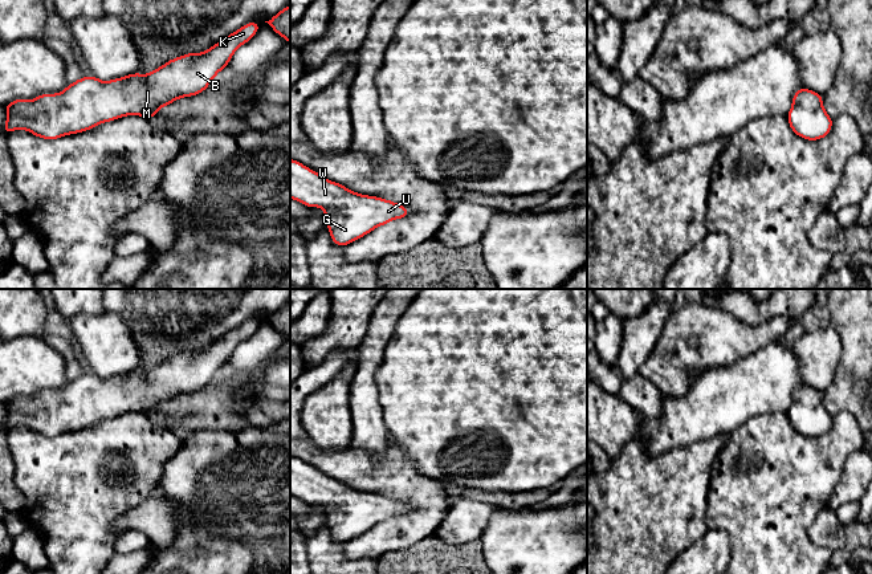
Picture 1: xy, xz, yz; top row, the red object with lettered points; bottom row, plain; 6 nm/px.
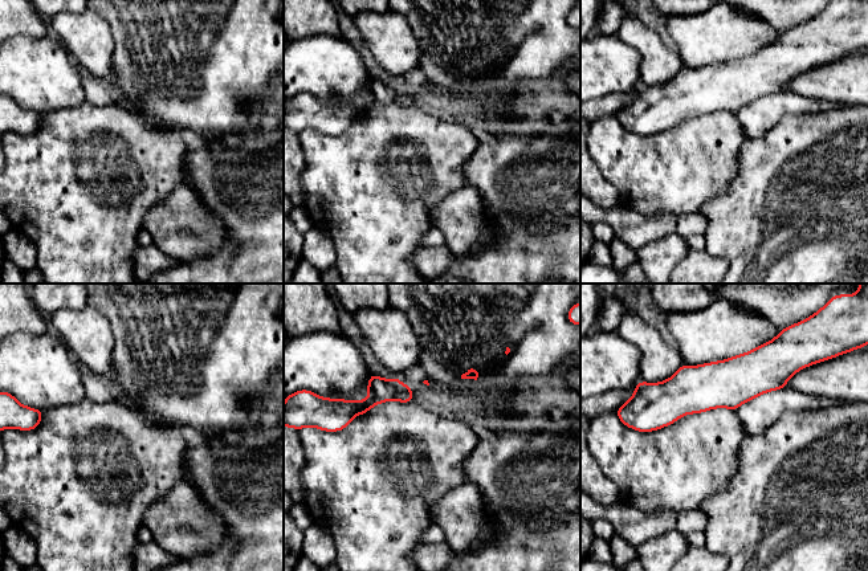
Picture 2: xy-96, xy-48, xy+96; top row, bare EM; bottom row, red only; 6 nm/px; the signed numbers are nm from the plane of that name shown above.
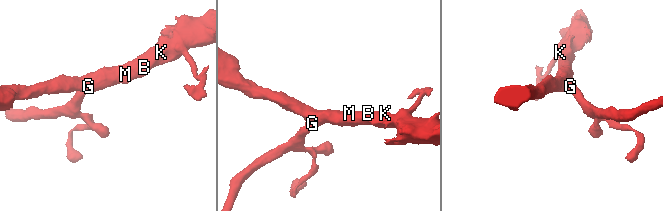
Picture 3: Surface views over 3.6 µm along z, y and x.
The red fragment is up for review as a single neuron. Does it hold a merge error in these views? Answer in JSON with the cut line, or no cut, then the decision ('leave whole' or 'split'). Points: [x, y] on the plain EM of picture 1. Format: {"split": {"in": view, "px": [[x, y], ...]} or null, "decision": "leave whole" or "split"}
{"split": null, "decision": "leave whole"}

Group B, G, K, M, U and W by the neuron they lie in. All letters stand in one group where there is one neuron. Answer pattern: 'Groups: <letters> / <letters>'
Groups: B G K M U W

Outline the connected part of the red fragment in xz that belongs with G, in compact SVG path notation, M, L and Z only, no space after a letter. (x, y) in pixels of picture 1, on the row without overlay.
M290 456L290 494L310 505L321 504L331 537L339 544L409 512L404 502L350 488L294 456Z

